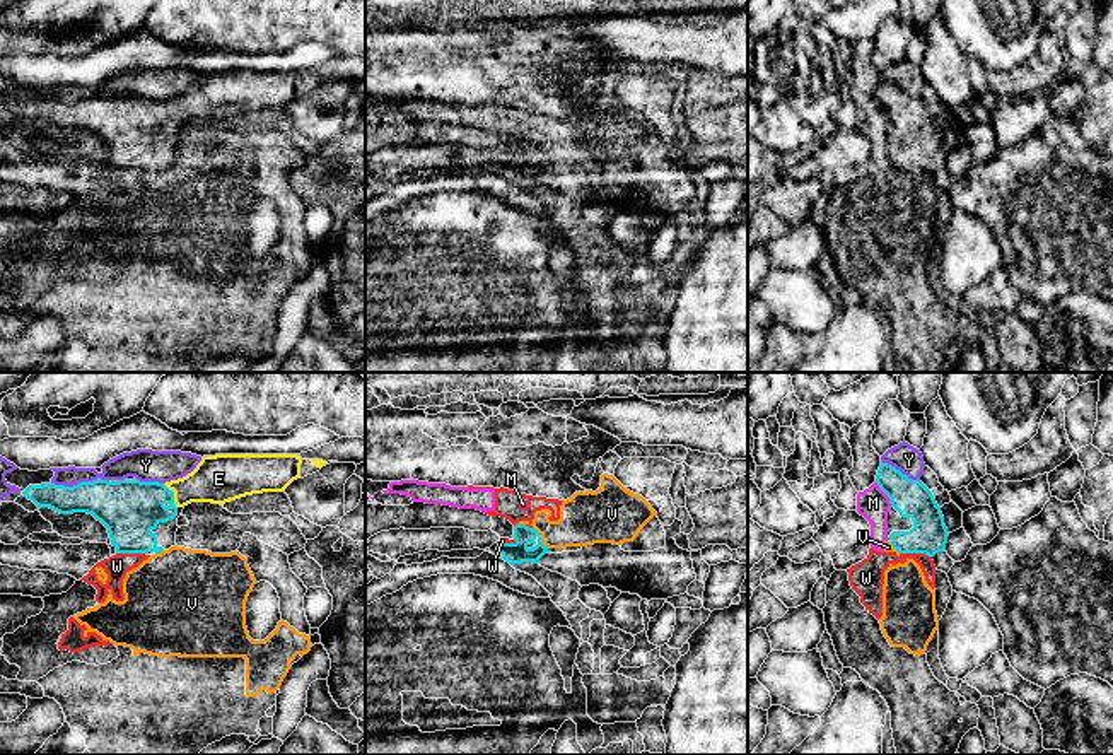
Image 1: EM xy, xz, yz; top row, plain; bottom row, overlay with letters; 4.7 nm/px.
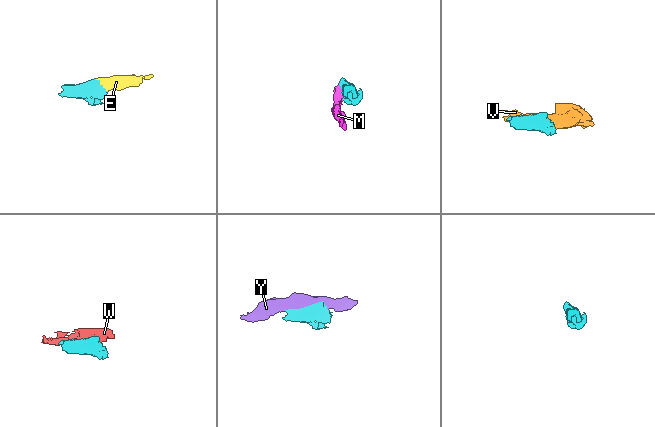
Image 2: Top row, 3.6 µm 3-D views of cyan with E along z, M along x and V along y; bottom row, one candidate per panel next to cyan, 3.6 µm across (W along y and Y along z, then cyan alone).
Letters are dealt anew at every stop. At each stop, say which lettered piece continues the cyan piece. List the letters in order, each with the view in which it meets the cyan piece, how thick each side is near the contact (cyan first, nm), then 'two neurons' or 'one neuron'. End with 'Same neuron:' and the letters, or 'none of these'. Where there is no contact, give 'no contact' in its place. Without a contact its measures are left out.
E: meets cyan in xy; 280 nm thick on the cyan side, 220 nm on the other; one neuron
M: meets cyan in yz; 180 nm thick on the cyan side, 150 nm on the other; two neurons
V: meets cyan in xz; 100 nm thick on the cyan side, 240 nm on the other; two neurons
W: meets cyan in yz; 180 nm thick on the cyan side, 140 nm on the other; two neurons
Y: meets cyan in xy; 240 nm thick on the cyan side, 120 nm on the other; two neurons
Same neuron: E

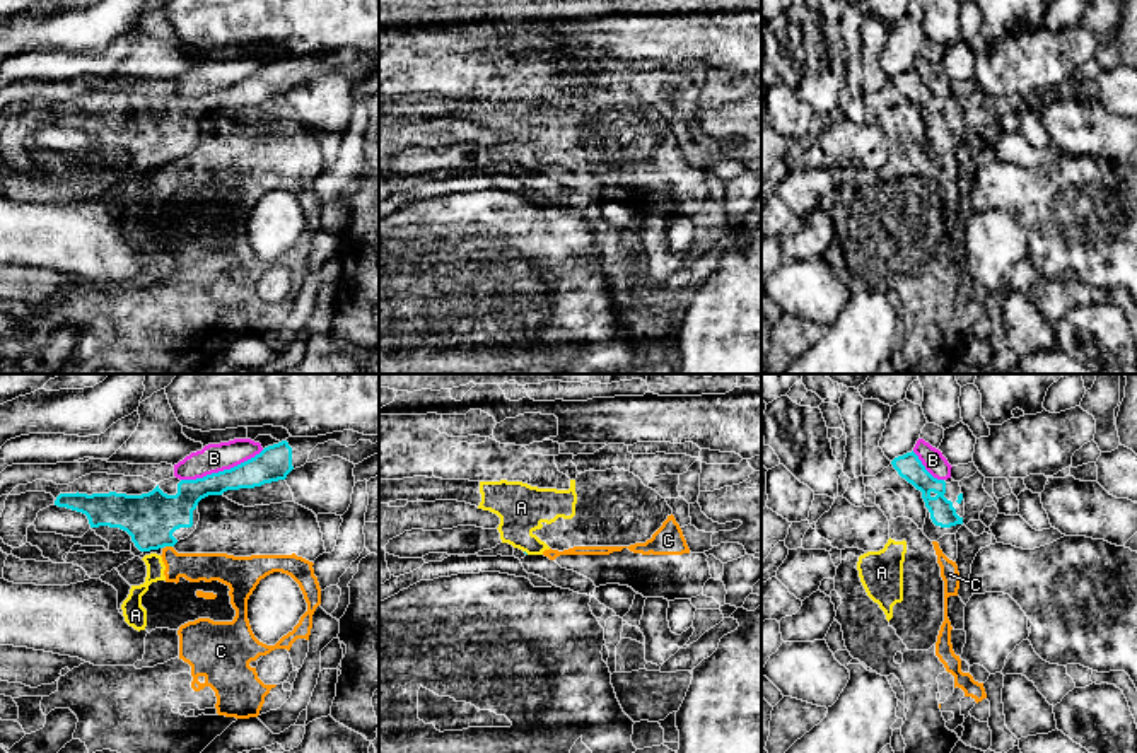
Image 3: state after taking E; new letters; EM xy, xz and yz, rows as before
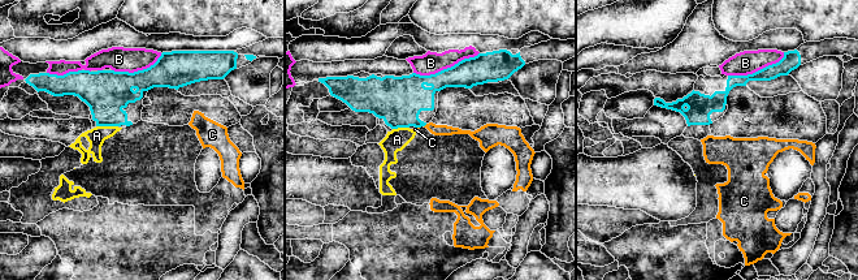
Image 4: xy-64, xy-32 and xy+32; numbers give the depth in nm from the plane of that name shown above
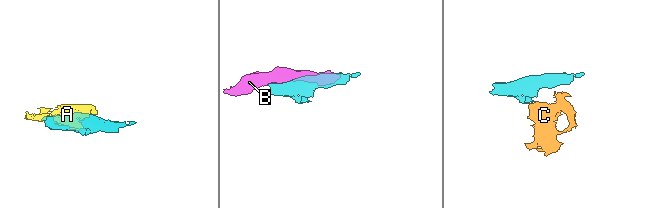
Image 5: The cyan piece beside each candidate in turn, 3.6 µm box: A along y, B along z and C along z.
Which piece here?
A: no contact; two neurons
B: meets cyan in xy; 170 nm thick on the cyan side, 140 nm on the other; two neurons
C: meets cyan in xy; 240 nm thick on the cyan side, 140 nm on the other; two neurons
Same neuron: none of these

